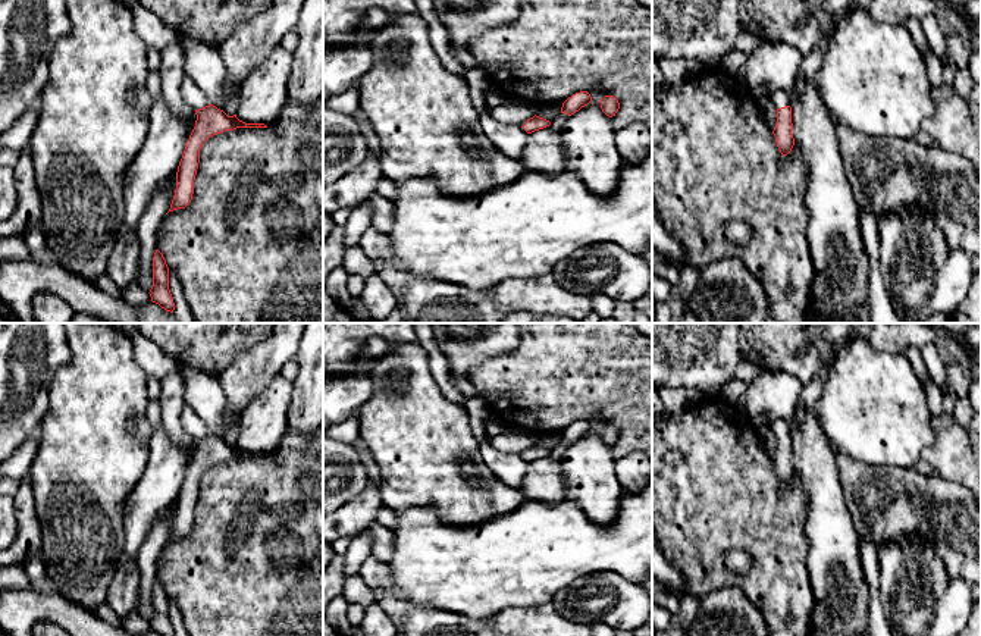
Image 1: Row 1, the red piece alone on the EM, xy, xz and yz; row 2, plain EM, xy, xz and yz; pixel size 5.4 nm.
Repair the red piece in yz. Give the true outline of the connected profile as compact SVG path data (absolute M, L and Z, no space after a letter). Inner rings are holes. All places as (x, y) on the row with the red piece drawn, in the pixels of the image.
M783 90L774 91L772 104L777 109L777 123L772 134L775 137L780 153L783 156L787 156L794 145L794 138L792 134L793 123L789 93Z

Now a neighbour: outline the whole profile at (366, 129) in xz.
M357 112L352 115L358 123L360 132L367 141L369 150L372 150L377 157L380 154L380 140L370 126L369 120L363 116L363 113Z

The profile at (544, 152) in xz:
M546 126L527 134L520 162L526 169L555 175L564 170L565 156L562 132Z

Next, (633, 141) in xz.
M633 122L617 129L614 140L623 162L642 162L652 148L652 129L642 122Z

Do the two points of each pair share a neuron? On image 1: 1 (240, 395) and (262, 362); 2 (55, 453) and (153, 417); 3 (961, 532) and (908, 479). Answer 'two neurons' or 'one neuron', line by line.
1: one neuron
2: two neurons
3: one neuron

